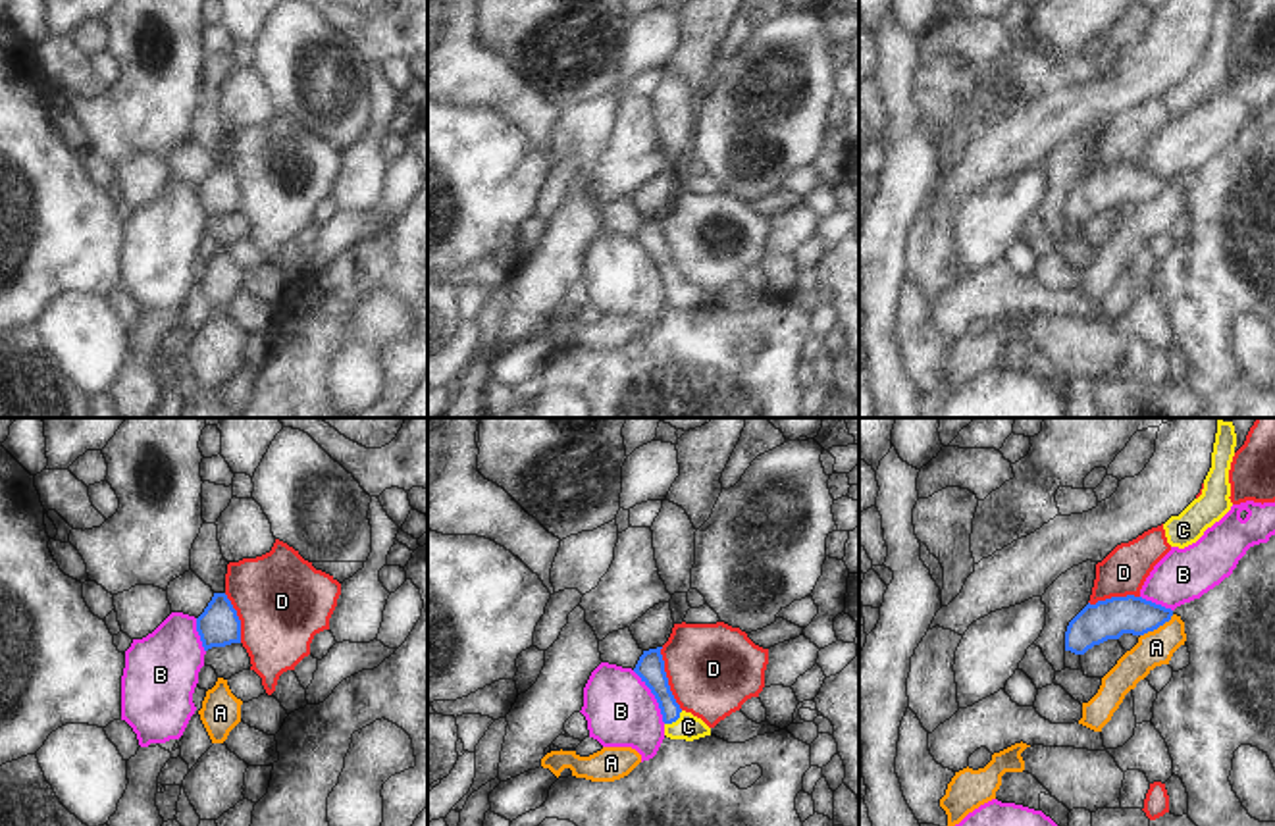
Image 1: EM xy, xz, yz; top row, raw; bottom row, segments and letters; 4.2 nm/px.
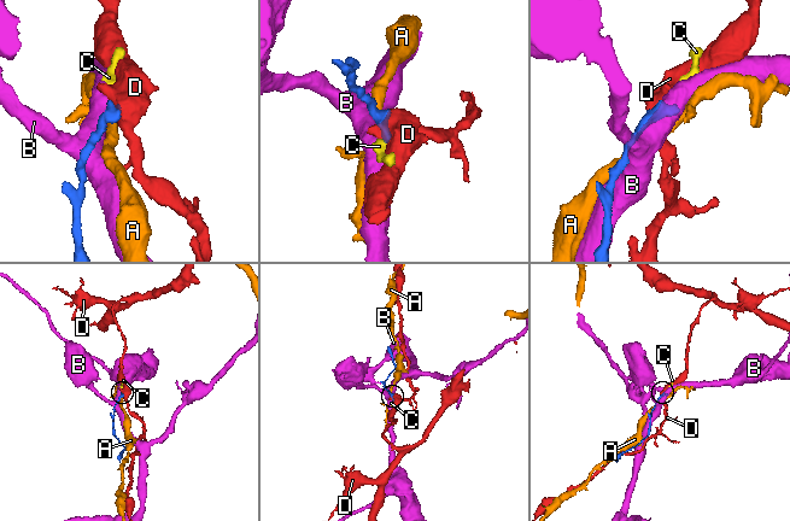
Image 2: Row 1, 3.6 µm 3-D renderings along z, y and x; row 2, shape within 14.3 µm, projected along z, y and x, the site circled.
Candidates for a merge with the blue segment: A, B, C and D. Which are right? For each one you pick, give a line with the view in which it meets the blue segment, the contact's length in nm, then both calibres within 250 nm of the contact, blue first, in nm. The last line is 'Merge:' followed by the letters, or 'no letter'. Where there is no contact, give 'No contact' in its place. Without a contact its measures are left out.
C: Touches blue in xz. Shared border 100 nm. Thickness 120 nm (blue) against 110 nm
Merge: C.

